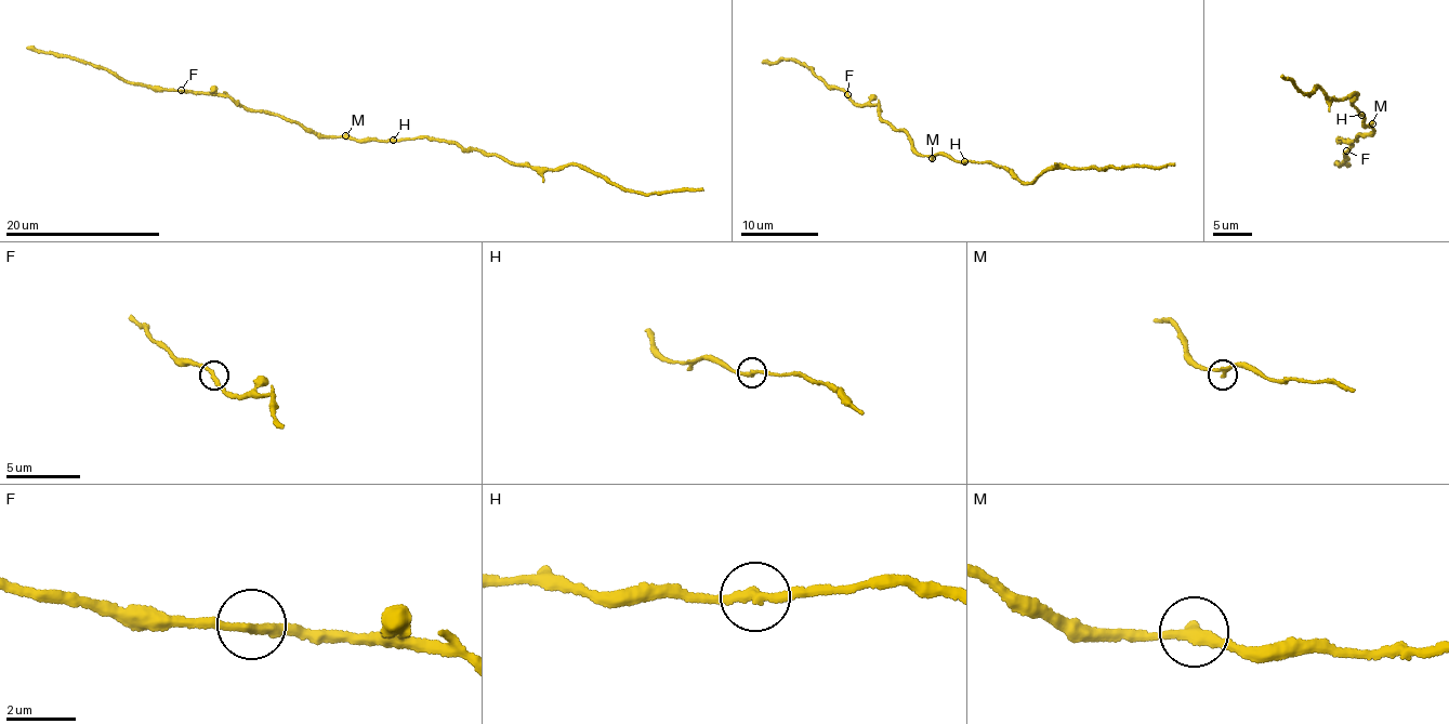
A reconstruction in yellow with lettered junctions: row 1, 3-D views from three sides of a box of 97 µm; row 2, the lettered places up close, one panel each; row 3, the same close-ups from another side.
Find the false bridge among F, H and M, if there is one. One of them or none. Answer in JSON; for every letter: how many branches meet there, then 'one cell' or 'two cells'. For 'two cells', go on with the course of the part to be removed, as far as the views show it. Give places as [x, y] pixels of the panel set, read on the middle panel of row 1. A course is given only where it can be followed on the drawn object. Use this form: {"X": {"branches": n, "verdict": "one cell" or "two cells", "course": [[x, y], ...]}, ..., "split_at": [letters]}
{"F": {"branches": 2, "verdict": "one cell"}, "H": {"branches": 2, "verdict": "one cell"}, "M": {"branches": 2, "verdict": "one cell"}, "split_at": []}

